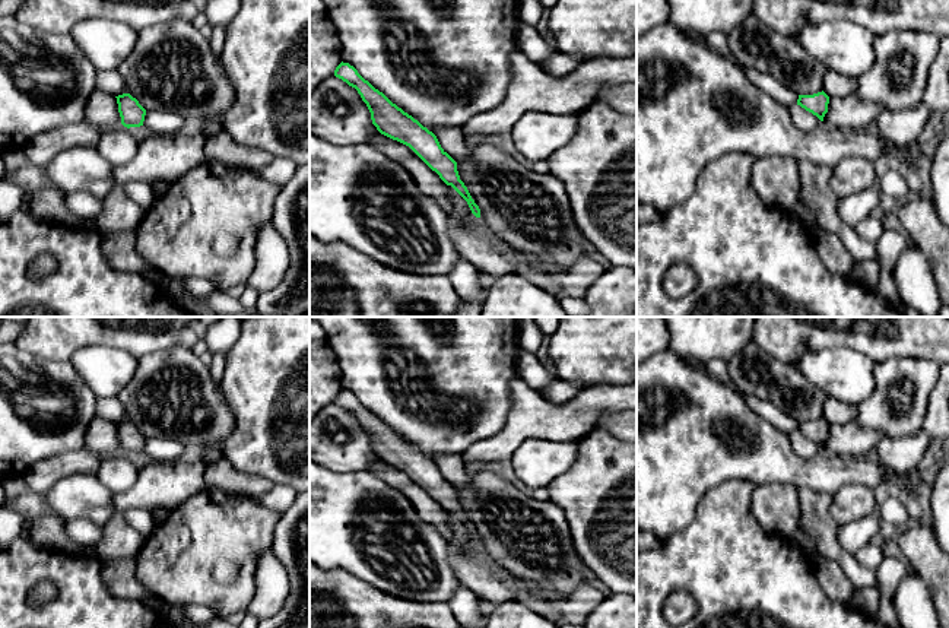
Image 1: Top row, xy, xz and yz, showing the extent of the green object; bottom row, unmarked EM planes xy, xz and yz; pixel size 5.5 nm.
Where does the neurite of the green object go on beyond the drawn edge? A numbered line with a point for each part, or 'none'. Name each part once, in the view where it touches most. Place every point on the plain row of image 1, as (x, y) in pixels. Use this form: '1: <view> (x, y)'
1: xz (476, 570)

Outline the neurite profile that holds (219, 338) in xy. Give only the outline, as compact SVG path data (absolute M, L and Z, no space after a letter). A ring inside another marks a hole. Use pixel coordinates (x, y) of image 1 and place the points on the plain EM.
M222 317L206 332L204 342L212 355L226 353L241 334L241 317Z

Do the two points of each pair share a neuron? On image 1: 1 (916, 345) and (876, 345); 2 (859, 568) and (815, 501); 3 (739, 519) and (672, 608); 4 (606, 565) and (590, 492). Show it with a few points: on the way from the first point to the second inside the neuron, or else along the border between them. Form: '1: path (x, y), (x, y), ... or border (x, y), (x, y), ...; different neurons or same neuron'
1: path (905, 345), (886, 345); same neuron
2: path (841, 555), (825, 539), (824, 530), (815, 519); same neuron
3: border (698, 603), (688, 592), (675, 590), (662, 612); different neurons
4: path (606, 548), (606, 510); same neuron

